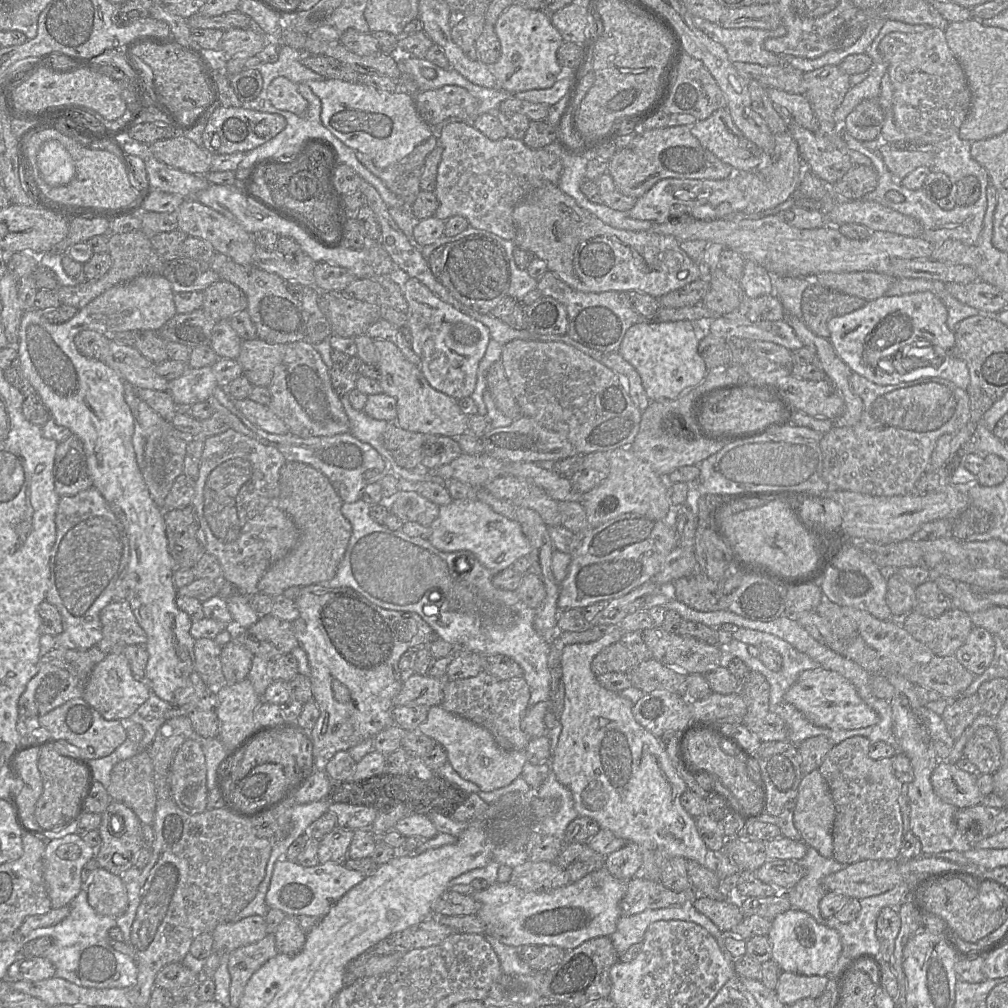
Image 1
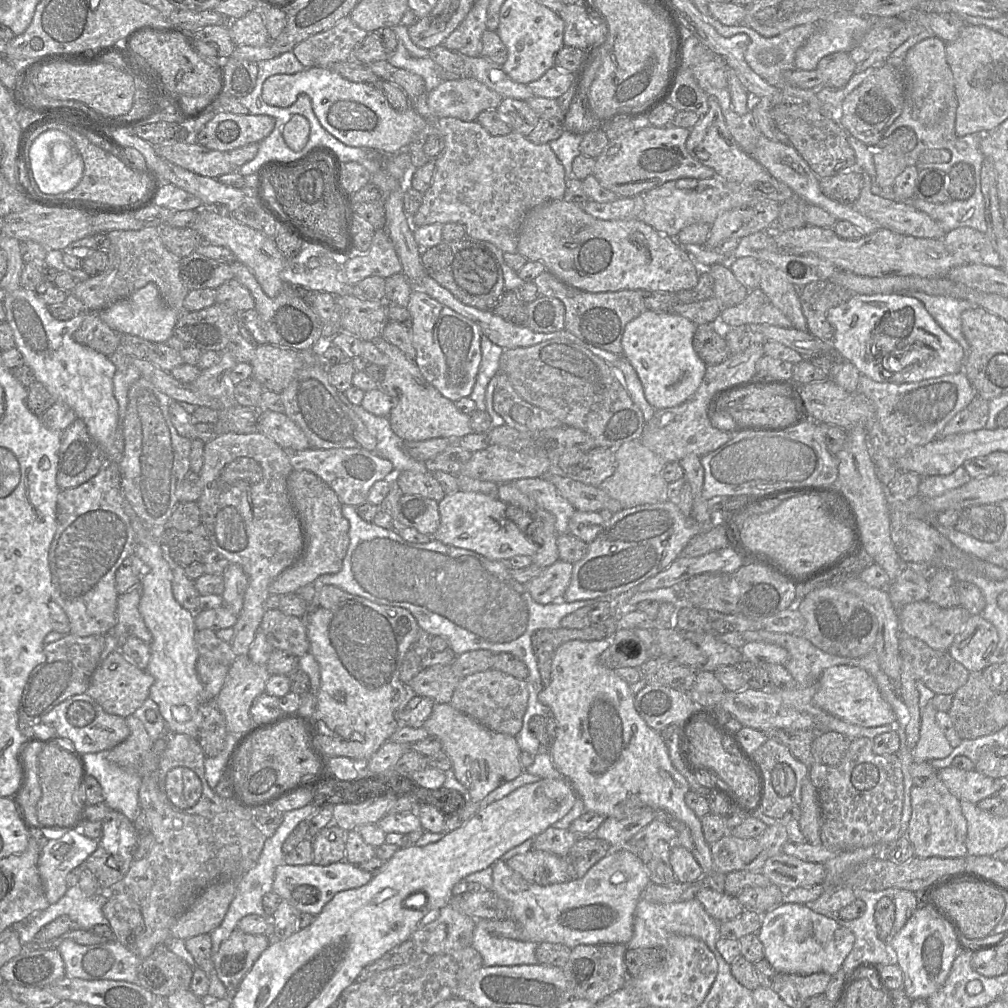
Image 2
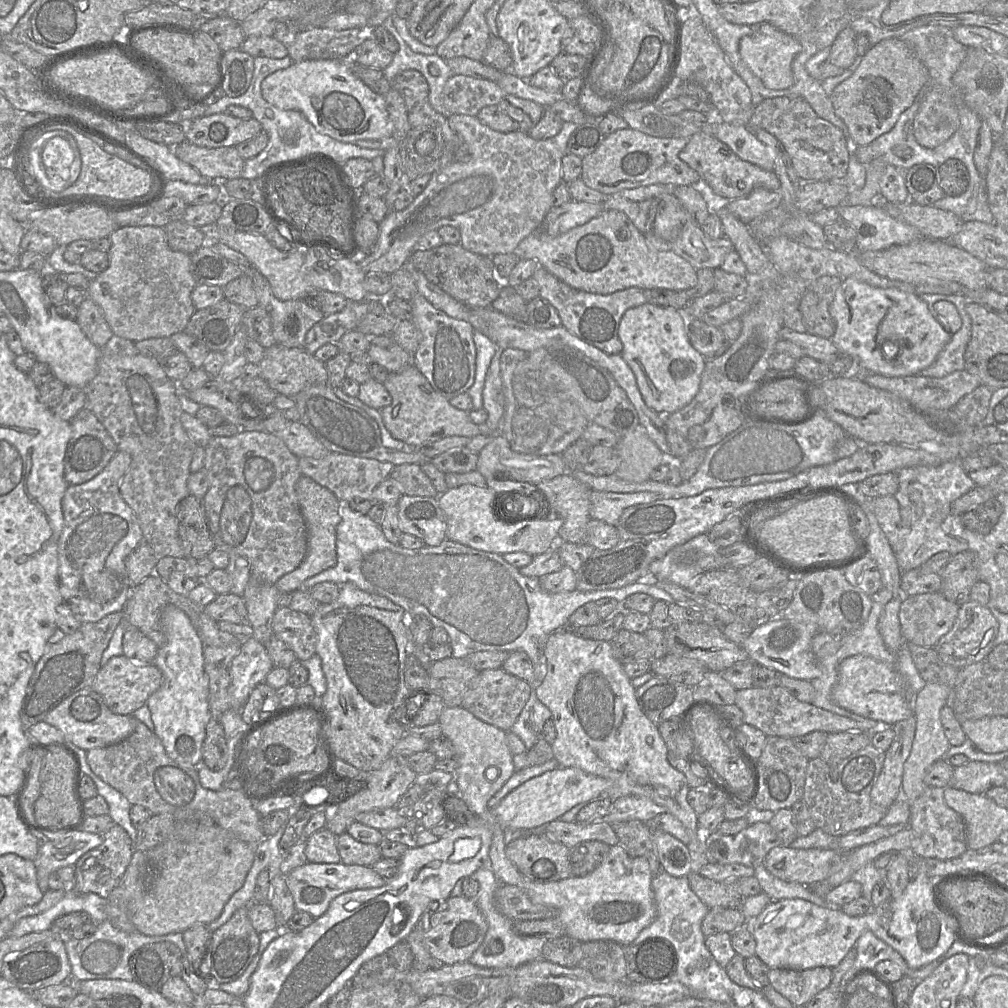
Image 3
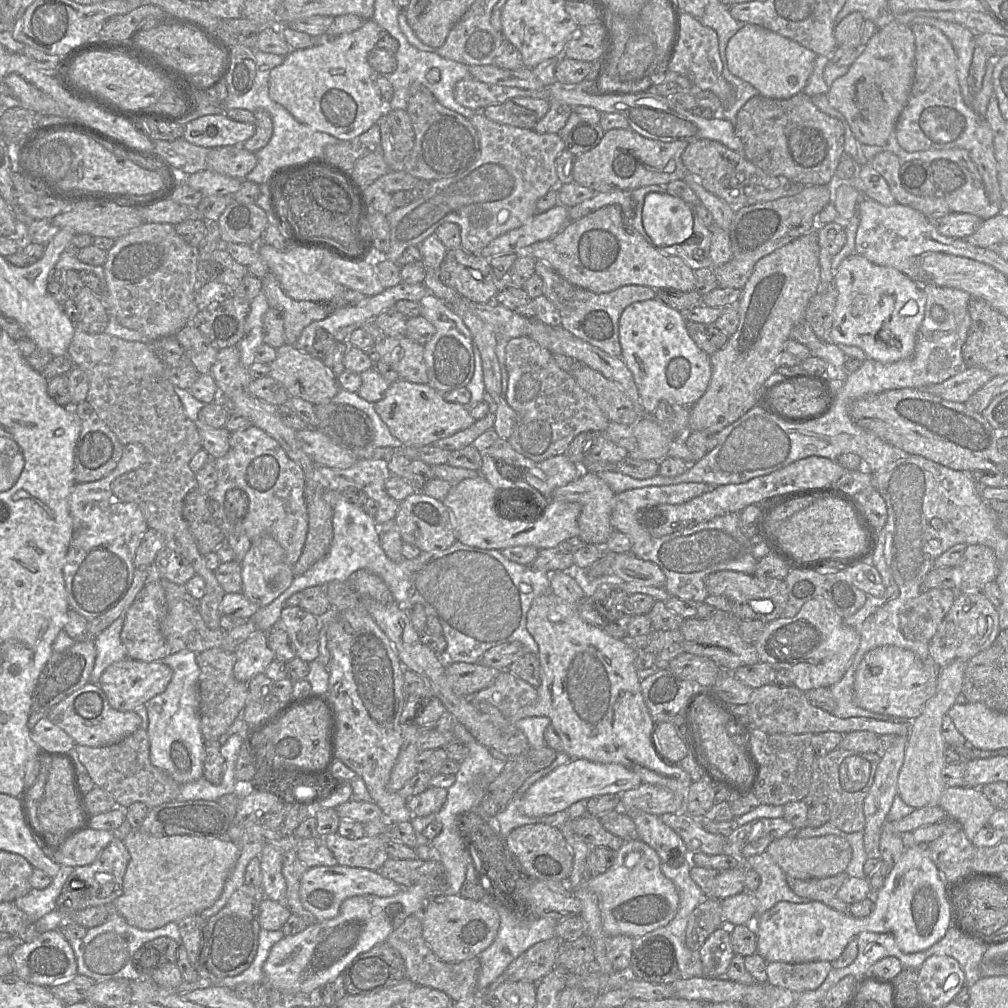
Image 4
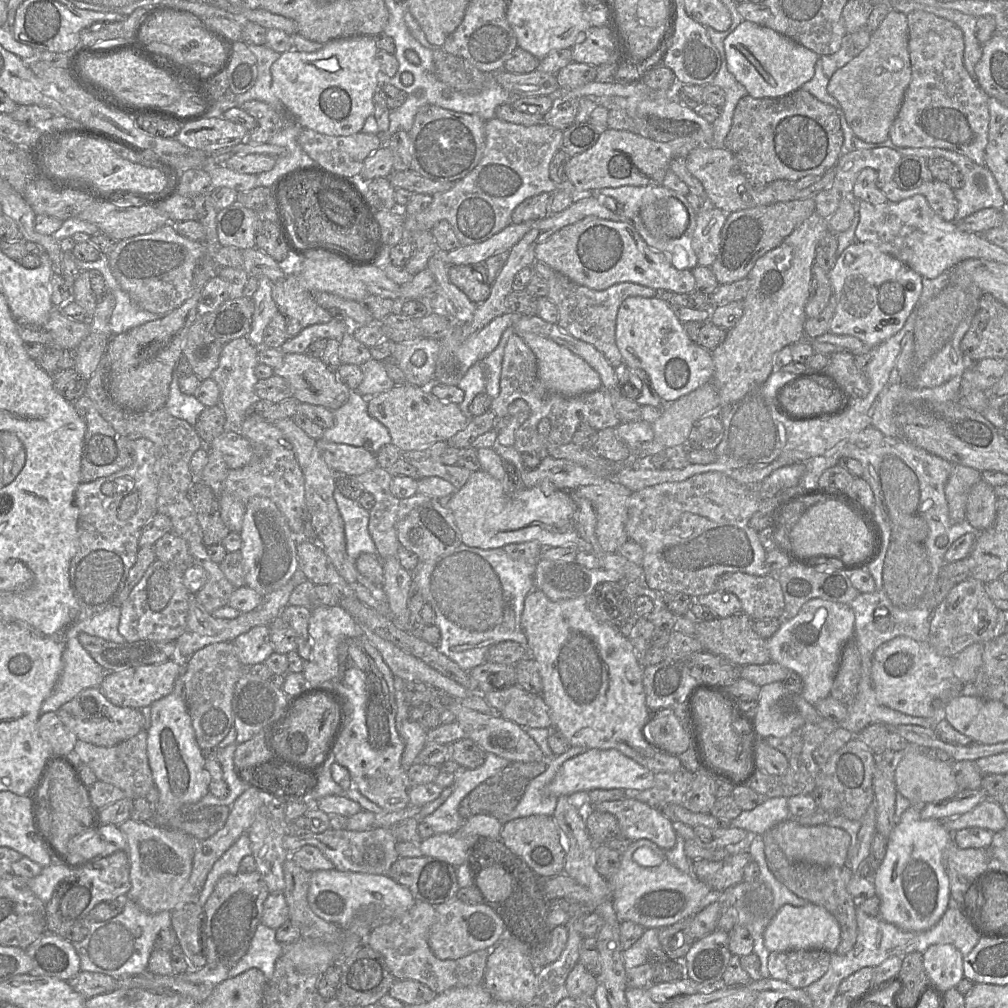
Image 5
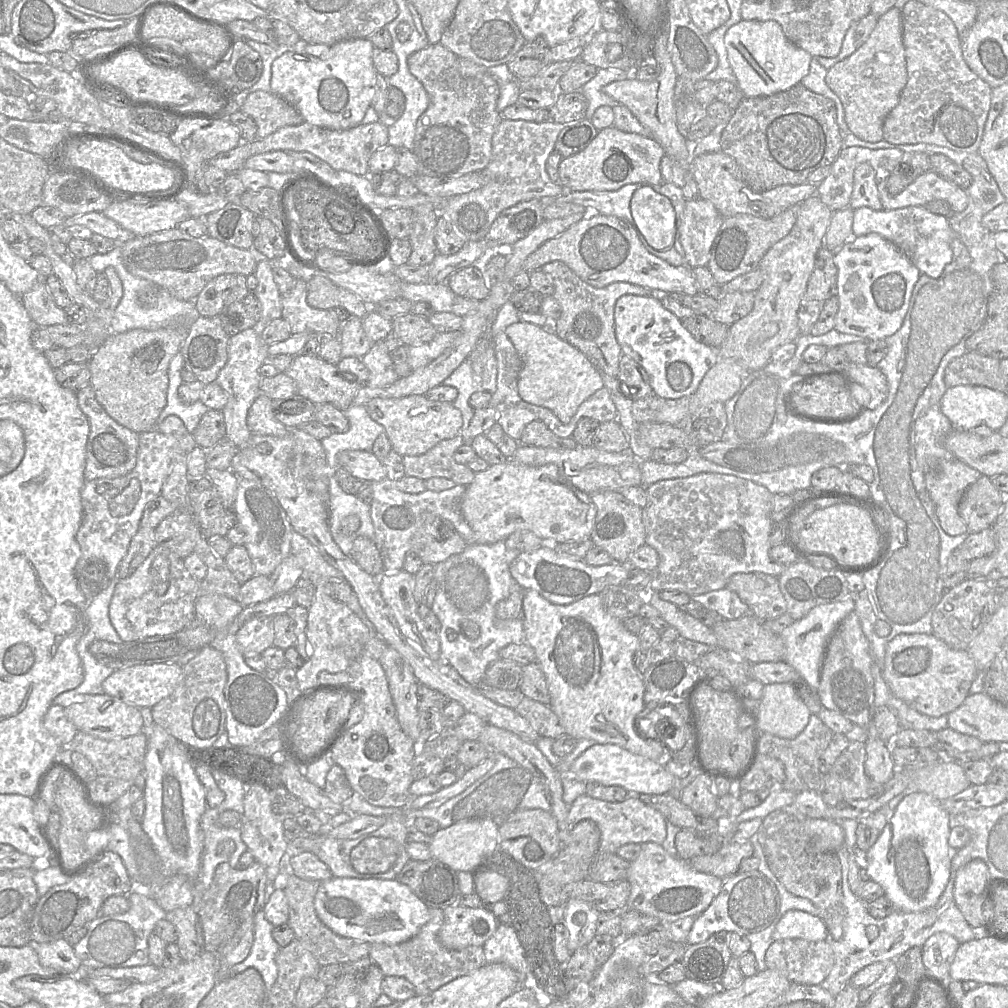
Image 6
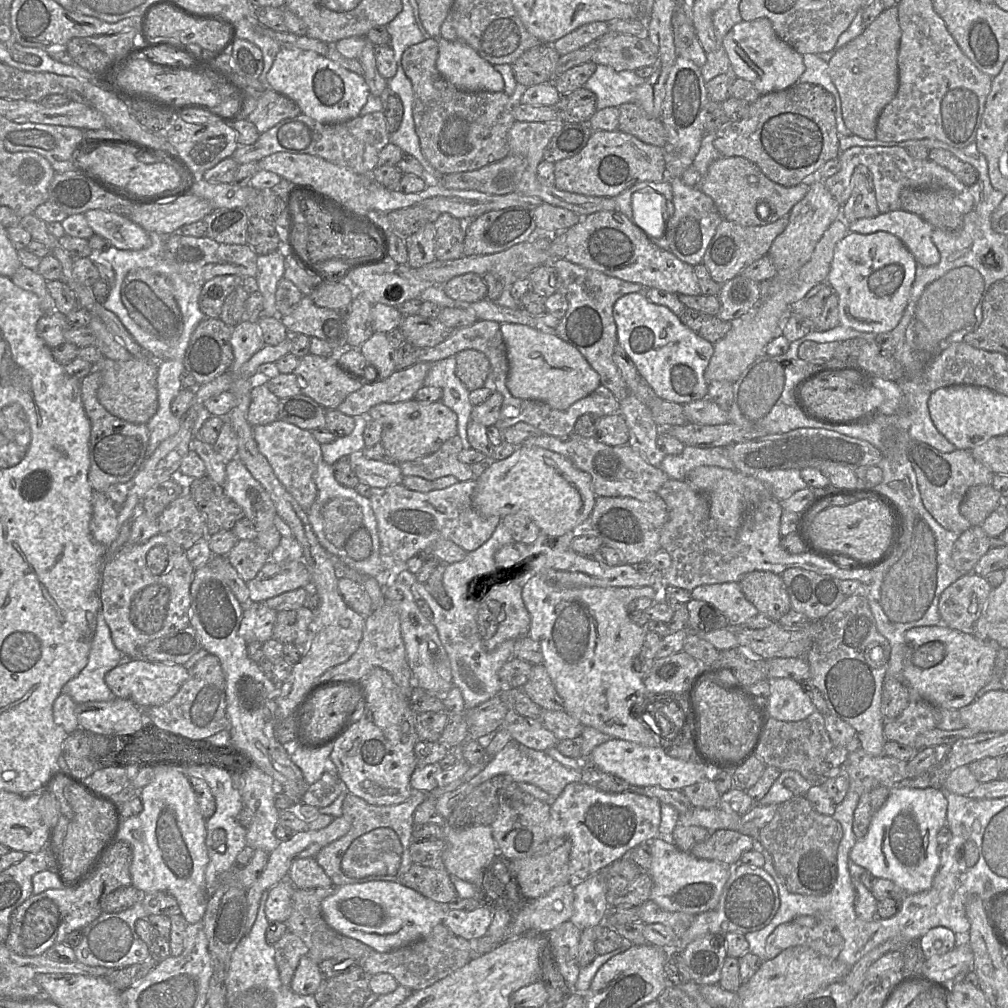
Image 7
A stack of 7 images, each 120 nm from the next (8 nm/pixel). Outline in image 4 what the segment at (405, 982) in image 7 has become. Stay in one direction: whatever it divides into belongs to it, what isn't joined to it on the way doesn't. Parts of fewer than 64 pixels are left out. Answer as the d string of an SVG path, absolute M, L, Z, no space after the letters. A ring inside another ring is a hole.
M424 910L408 916L399 927L392 930L385 942L401 954L405 962L406 979L417 986L425 986L443 991L453 1002L478 997L477 979L480 970L479 958L474 957L458 963L447 963L440 960L423 938L423 916Z

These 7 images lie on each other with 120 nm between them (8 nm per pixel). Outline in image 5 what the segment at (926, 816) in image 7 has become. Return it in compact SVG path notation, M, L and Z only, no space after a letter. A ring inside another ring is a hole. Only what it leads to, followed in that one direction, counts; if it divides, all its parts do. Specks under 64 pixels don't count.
M911 805L900 816L887 838L886 855L874 877L876 896L880 898L879 917L913 932L925 931L937 924L950 900L944 854L952 841L952 833L940 820L923 820L920 810Z

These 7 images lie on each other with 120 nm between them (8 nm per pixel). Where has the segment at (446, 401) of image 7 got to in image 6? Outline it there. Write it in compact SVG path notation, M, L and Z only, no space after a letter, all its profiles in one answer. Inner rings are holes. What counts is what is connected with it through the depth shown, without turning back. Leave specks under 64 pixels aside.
M466 359L442 384L458 390L457 398L452 404L461 411L462 431L464 431L468 428L474 414L474 409L469 405L469 398L473 393L482 390L479 380L473 373L470 361Z

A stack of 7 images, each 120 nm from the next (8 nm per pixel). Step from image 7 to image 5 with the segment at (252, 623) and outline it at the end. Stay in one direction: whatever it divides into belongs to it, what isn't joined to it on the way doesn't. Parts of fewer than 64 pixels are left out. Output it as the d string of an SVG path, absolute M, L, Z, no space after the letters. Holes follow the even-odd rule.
M258 625L233 641L236 655L244 667L263 663L274 652L268 625Z

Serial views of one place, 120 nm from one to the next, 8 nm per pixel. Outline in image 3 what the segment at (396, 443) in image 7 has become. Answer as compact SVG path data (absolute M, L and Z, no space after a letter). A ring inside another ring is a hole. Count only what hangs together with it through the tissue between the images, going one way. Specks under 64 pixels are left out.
M415 365L390 373L383 383L392 397L392 402L380 410L383 422L391 435L412 448L451 436L472 438L477 435L499 433L485 424L477 425L470 419L469 412L451 405L450 401L437 392Z

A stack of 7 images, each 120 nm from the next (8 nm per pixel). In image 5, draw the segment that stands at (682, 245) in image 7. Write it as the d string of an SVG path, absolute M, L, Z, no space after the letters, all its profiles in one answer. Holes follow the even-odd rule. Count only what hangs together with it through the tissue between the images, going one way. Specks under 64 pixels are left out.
M708 206L696 214L692 249L697 256L698 265L711 267L716 260L726 217L725 212L714 206Z

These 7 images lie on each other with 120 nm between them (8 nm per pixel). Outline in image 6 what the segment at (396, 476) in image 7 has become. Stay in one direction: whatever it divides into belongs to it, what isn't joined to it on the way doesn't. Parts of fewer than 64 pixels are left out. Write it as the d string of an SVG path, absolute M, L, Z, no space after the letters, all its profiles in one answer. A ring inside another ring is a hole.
M344 450L337 455L338 466L352 476L372 483L391 476L391 472L371 452L363 450Z

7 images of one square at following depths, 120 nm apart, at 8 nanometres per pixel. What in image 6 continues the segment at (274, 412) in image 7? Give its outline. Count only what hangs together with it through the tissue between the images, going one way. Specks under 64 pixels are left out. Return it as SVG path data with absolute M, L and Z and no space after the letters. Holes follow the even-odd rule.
M260 393L251 405L247 425L252 435L282 437L287 434L289 429L273 417L271 402L272 399Z

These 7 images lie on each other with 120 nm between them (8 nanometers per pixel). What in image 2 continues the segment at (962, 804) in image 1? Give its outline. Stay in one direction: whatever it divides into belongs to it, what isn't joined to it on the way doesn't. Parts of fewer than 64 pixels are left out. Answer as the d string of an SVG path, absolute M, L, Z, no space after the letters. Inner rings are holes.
M949 766L938 770L938 778L960 801L977 804L995 794L994 779L976 769L968 771Z

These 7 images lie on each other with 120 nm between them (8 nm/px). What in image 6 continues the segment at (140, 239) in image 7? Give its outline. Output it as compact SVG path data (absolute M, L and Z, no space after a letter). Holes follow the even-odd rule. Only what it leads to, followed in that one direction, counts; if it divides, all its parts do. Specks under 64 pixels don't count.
M89 212L73 217L66 217L64 226L69 227L73 225L84 226L90 229L93 234L110 238L116 243L126 243L136 237L132 232L119 226L102 212Z

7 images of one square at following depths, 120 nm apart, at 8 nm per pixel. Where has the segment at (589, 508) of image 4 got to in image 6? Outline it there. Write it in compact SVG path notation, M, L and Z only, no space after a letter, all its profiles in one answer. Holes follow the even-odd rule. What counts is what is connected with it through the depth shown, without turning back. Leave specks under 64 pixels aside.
M632 486L616 491L599 491L590 495L597 508L591 540L618 563L627 563L629 556L646 544L643 509L647 504L647 487Z

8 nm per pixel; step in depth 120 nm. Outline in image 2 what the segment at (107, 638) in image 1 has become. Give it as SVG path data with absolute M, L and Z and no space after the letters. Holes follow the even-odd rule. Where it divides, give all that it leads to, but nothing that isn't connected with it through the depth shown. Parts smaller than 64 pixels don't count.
M134 587L125 594L119 595L116 611L117 623L112 630L119 644L129 637L140 638L149 645L152 642L152 634L139 611L140 599L139 587Z

